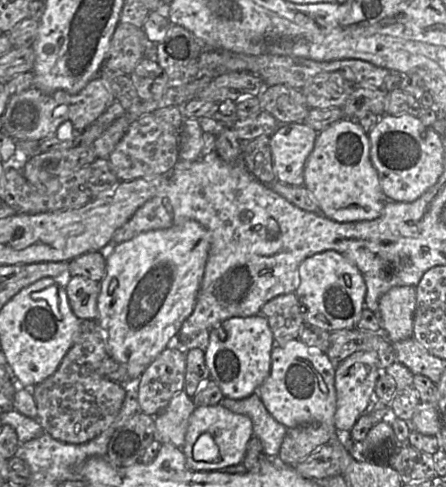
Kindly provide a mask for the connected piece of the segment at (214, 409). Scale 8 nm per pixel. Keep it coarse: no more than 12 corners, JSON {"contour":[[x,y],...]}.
{"contour":[[198,406],[182,451],[193,471],[242,464],[253,424]]}

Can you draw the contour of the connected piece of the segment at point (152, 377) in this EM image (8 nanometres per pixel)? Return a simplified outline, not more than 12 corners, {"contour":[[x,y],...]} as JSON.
{"contour":[[165,348],[137,380],[158,415],[184,388],[185,351]]}

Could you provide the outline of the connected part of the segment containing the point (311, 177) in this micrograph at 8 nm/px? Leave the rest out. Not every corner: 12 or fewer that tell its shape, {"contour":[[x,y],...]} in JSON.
{"contour":[[318,133],[304,186],[328,219],[370,221],[386,199],[369,137]]}

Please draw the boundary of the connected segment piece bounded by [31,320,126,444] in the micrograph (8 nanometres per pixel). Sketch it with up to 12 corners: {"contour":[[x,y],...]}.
{"contour":[[81,320],[57,370],[31,388],[36,420],[82,444],[107,429],[126,396],[99,374],[97,320]]}

